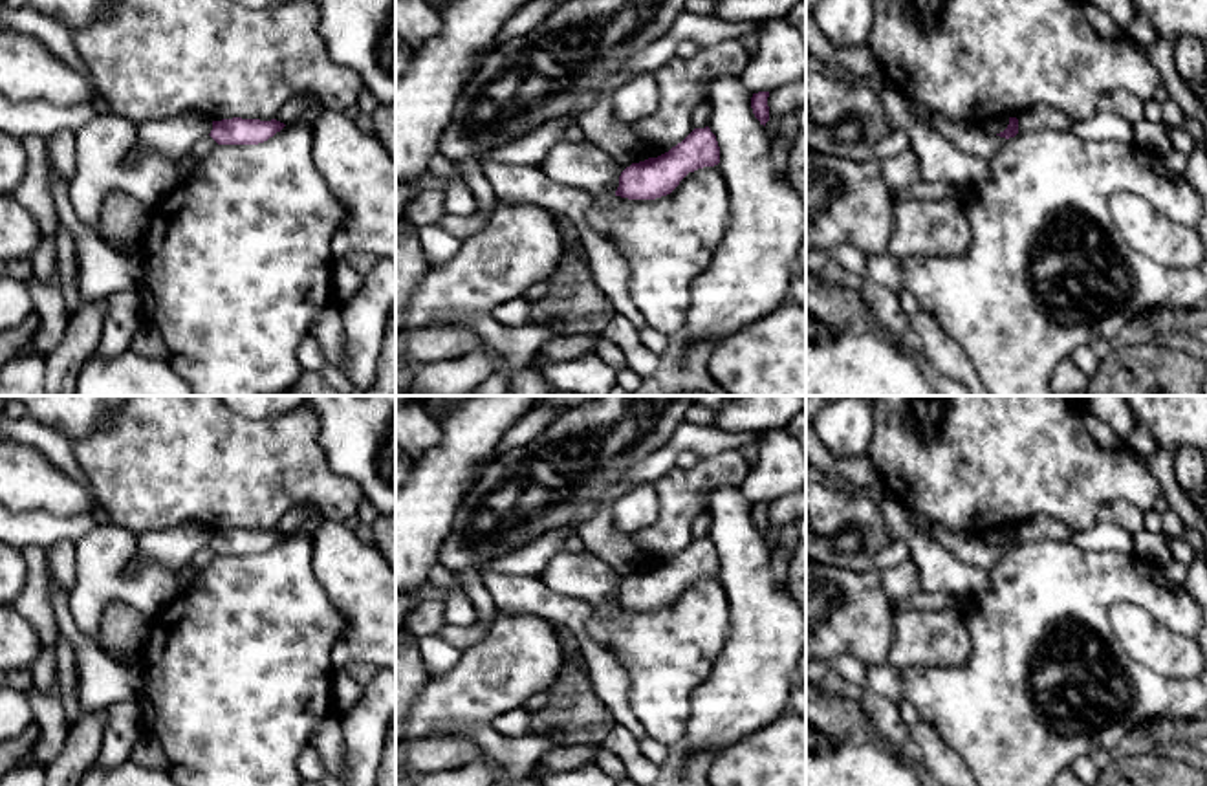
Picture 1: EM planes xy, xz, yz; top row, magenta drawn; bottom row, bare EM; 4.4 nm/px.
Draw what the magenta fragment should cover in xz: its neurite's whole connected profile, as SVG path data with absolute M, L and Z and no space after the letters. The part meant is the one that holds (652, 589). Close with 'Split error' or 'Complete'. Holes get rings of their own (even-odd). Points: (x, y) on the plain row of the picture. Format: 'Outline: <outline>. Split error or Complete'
Outline: M709 537L694 539L669 562L626 577L619 586L615 606L656 610L670 605L689 583L718 573L720 557L716 546Z. Complete

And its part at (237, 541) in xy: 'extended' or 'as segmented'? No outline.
as segmented

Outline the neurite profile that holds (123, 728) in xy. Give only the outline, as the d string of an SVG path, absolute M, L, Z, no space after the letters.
M117 702L106 709L97 768L110 770L130 759L134 744L145 735L139 702Z

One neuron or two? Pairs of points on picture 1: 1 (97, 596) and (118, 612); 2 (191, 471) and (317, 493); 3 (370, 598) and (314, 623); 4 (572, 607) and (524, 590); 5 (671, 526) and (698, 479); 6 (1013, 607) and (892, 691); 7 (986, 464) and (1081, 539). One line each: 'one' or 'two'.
1: two
2: one
3: two
4: one
5: one
6: two
7: two

